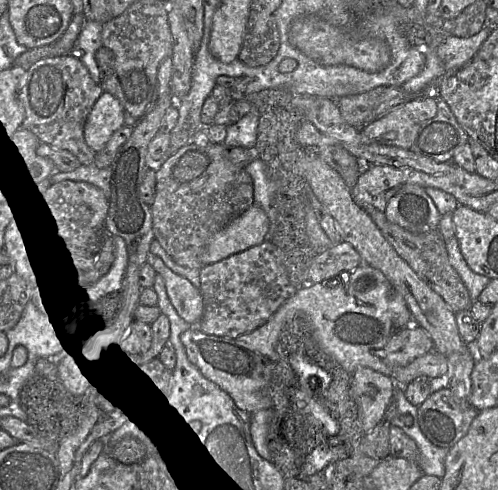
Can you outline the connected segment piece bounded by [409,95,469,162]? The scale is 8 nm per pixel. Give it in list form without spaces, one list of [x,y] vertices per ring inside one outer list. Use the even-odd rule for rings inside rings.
[[[438,95],[436,115],[421,123],[410,151],[436,162],[452,162],[455,152],[469,142],[448,104]]]

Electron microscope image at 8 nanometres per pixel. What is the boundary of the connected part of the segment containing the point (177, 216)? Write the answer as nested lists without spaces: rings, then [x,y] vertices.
[[[187,143],[169,155],[155,170],[156,193],[150,206],[154,240],[180,266],[200,269],[200,257],[214,235],[226,227],[234,218],[254,204],[254,187],[245,167],[233,164],[228,158],[229,147],[223,143],[197,146]]]

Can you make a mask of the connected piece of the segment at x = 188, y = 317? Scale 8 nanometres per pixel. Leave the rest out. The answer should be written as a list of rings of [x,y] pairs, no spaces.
[[[152,253],[148,256],[147,262],[163,276],[167,295],[178,315],[189,325],[198,325],[203,315],[200,291],[189,280],[170,271],[160,257]]]

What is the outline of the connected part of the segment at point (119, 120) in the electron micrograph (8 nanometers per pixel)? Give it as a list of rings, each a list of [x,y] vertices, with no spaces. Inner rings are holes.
[[[103,91],[84,124],[84,139],[95,153],[103,149],[111,135],[125,124],[125,111],[120,101]]]

